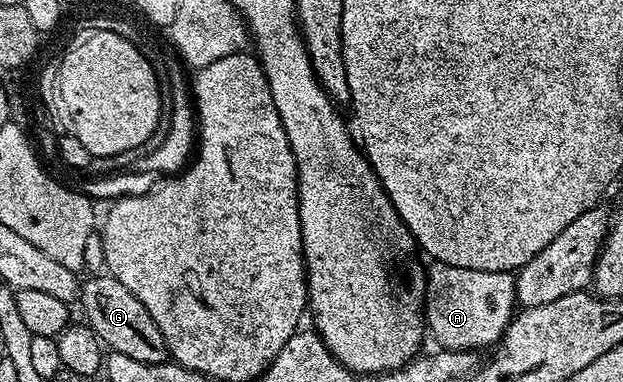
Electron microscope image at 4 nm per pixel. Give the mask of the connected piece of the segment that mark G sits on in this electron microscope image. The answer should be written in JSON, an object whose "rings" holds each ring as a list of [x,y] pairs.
{"rings":[[[91,274],[79,285],[77,304],[83,307],[85,323],[95,331],[95,337],[104,349],[126,354],[137,362],[146,364],[168,363],[167,343],[153,322],[153,314],[141,306],[141,298],[127,287],[121,286],[117,278],[110,274]]]}

